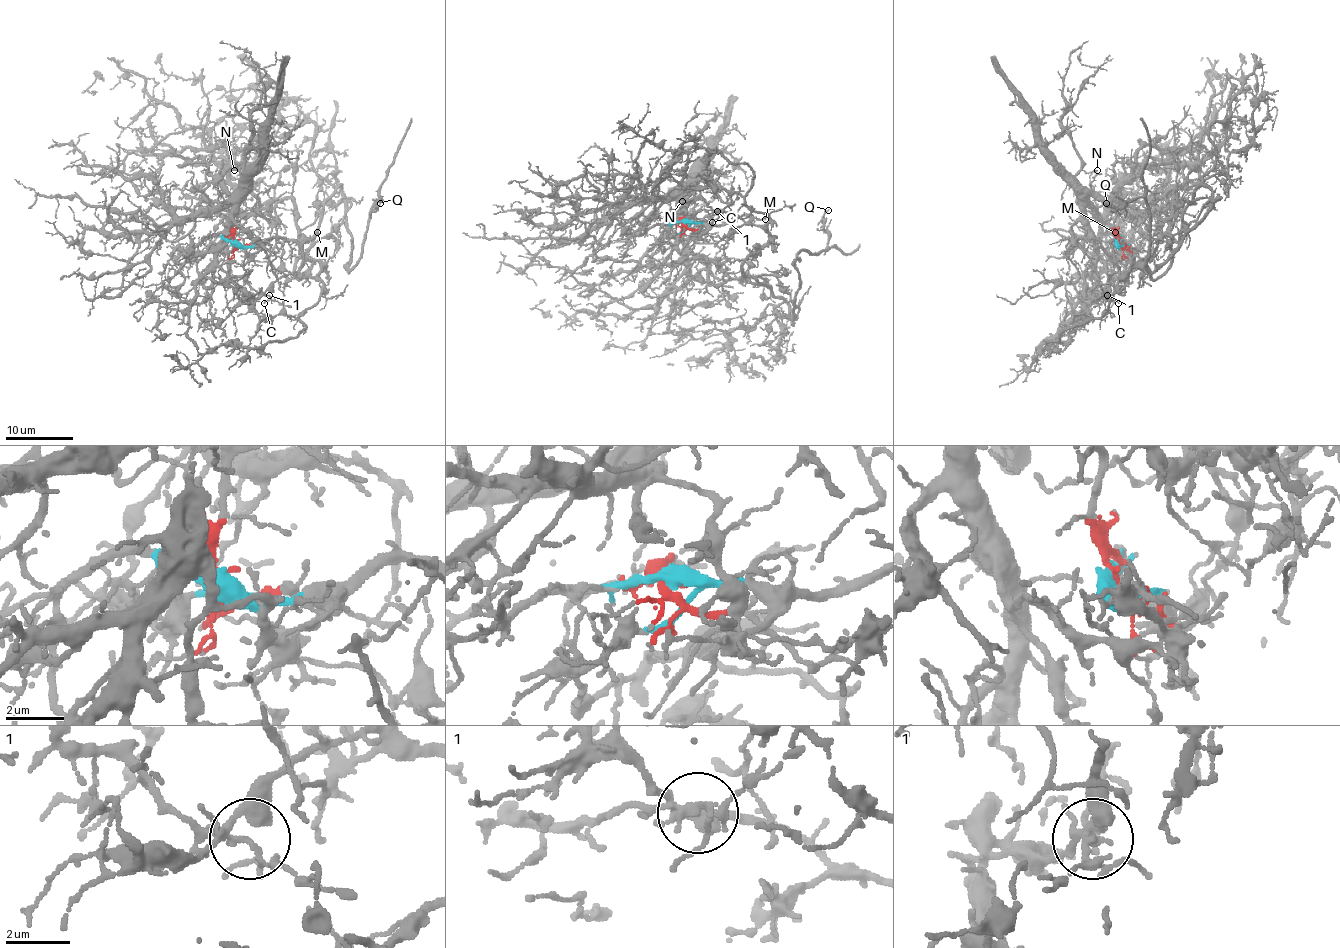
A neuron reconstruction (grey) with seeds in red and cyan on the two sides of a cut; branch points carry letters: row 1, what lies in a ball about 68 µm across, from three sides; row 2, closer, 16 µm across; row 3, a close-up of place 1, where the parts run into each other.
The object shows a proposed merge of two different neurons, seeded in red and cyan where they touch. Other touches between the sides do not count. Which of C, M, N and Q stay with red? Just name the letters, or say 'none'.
N

